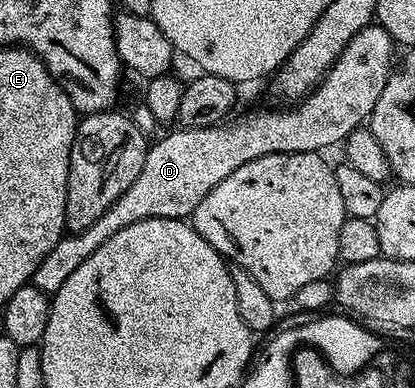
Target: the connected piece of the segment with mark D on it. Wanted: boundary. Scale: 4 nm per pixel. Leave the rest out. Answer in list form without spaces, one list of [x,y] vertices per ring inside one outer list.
[[[380,23],[368,25],[343,47],[312,93],[292,107],[257,109],[246,117],[234,116],[220,125],[194,129],[177,127],[174,133],[157,142],[154,140],[143,159],[143,168],[135,175],[135,183],[131,183],[91,227],[62,235],[59,243],[47,251],[43,263],[35,267],[31,283],[44,293],[57,293],[78,269],[79,263],[83,263],[87,255],[95,255],[111,235],[123,231],[123,227],[131,227],[131,223],[152,217],[188,218],[195,207],[203,203],[203,195],[207,195],[211,187],[223,183],[231,171],[239,171],[239,167],[251,163],[251,159],[276,153],[321,153],[328,145],[340,146],[353,129],[362,128],[373,114],[395,65],[393,49],[394,39]]]

